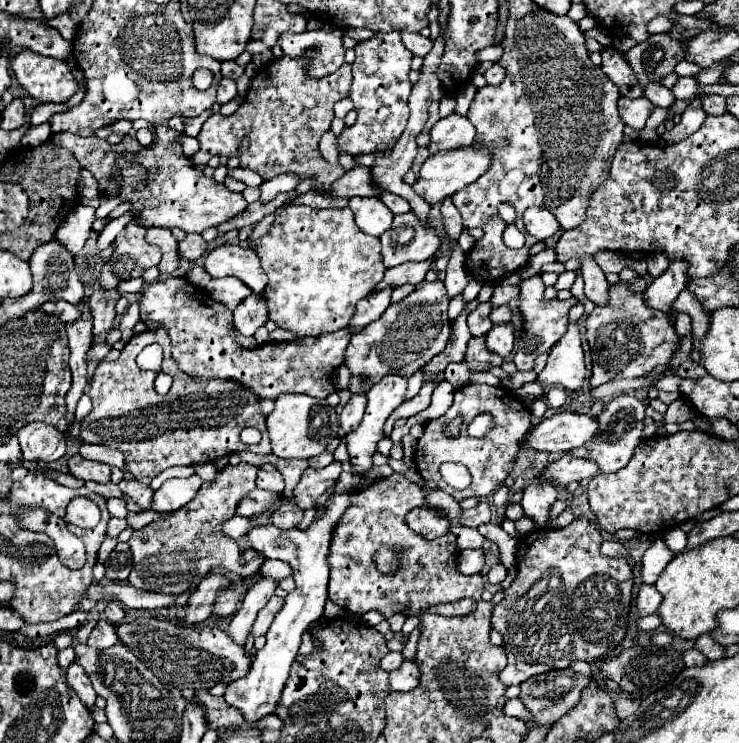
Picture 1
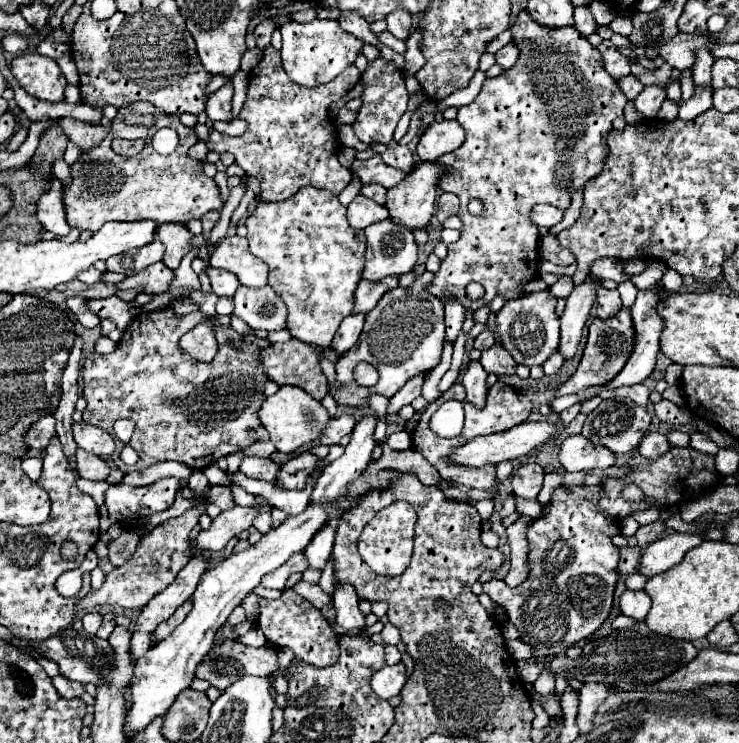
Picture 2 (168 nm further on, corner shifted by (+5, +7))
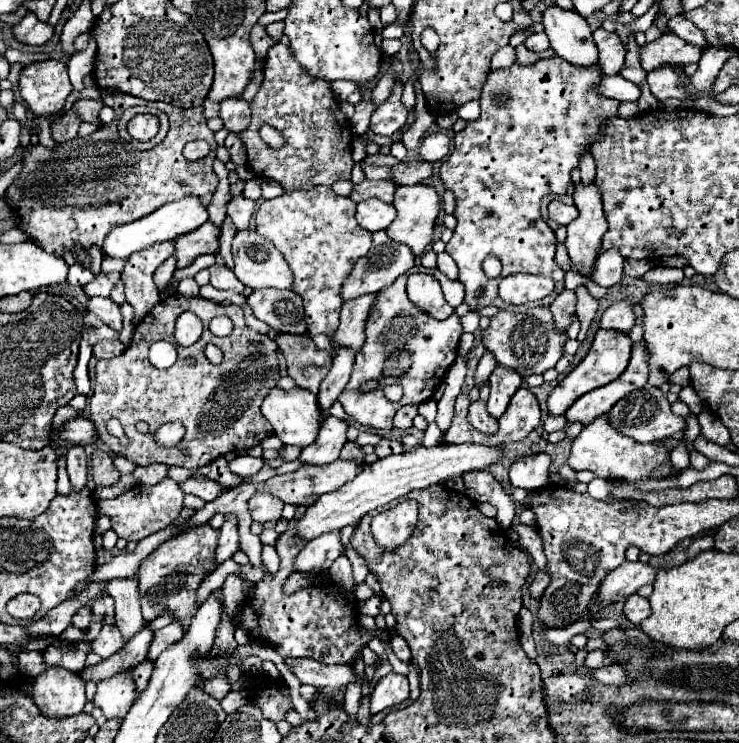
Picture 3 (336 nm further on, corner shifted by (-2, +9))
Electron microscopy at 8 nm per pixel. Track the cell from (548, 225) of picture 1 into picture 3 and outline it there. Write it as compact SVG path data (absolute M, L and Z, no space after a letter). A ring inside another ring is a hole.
M563 202L549 204L549 218L561 226L567 226L571 220L575 220L575 216L577 216L575 204L563 204Z

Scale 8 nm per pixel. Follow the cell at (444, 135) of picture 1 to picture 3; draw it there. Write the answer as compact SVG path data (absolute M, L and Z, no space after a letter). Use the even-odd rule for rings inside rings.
M431 132L423 138L419 146L419 154L425 162L433 164L449 154L449 146L451 146L451 138L445 132Z

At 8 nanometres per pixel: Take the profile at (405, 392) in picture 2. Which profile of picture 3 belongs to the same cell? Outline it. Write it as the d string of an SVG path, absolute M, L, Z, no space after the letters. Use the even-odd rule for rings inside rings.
M407 404L403 408L397 410L393 426L401 428L401 430L409 430L413 426L413 418L417 416L417 404Z

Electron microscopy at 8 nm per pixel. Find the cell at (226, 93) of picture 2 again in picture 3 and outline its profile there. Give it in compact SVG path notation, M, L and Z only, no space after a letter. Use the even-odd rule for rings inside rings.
M227 98L221 102L219 118L223 120L225 128L229 128L229 132L241 132L251 122L249 104L243 98Z

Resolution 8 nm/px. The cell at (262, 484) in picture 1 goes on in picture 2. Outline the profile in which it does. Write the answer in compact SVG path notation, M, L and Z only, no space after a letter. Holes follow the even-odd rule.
M246 456L240 462L240 472L256 478L256 480L266 480L266 482L276 482L276 474L278 474L280 466L276 462L272 462L270 458L254 458L254 456Z

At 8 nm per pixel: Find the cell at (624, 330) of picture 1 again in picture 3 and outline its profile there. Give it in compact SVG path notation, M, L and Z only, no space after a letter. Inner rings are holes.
M599 328L597 334L595 334L595 340L593 340L593 346L589 350L589 354L583 358L583 362L573 368L555 388L553 392L549 394L547 398L547 406L549 406L549 414L565 414L565 410L577 400L581 398L583 394L599 388L599 386L605 386L609 382L613 382L615 378L621 376L621 372L625 372L627 364L629 364L629 358L631 358L631 336L625 334L625 332L617 332L617 330L605 330L605 328Z

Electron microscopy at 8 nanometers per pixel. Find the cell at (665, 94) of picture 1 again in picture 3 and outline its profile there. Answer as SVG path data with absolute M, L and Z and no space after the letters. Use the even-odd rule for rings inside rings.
M603 76L601 84L601 94L607 98L615 98L615 100L629 100L629 102L637 102L641 96L641 88L629 80L625 80L623 76Z

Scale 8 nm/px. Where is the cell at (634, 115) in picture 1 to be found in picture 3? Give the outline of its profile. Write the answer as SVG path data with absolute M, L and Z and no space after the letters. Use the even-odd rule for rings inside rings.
M661 66L657 70L651 70L647 74L647 84L649 84L651 94L659 102L663 102L667 98L679 98L679 100L685 98L685 90L681 88L679 78L671 66Z

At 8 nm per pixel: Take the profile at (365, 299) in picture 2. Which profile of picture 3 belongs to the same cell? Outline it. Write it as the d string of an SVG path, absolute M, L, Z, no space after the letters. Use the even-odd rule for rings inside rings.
M367 294L367 296L357 296L353 300L347 300L341 310L341 324L337 332L333 334L335 340L335 350L339 346L349 346L353 350L359 350L365 340L365 322L371 314L371 308L375 304L377 294Z

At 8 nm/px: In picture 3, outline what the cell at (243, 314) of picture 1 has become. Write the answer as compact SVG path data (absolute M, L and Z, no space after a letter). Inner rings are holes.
M253 290L247 296L247 302L257 320L269 324L277 332L287 334L305 334L305 316L301 296L293 290Z

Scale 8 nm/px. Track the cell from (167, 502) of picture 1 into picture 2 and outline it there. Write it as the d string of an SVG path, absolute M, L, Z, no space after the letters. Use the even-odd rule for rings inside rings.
M164 478L150 486L128 486L114 484L106 492L108 520L102 520L100 530L106 532L110 526L130 526L134 520L162 512L172 506L178 490L178 478Z

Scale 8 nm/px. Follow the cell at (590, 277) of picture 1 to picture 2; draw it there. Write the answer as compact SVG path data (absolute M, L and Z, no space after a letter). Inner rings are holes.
M598 288L598 306L596 306L596 316L606 320L606 318L612 318L614 314L620 312L622 308L622 302L620 302L620 294L618 290L606 290L606 288Z

